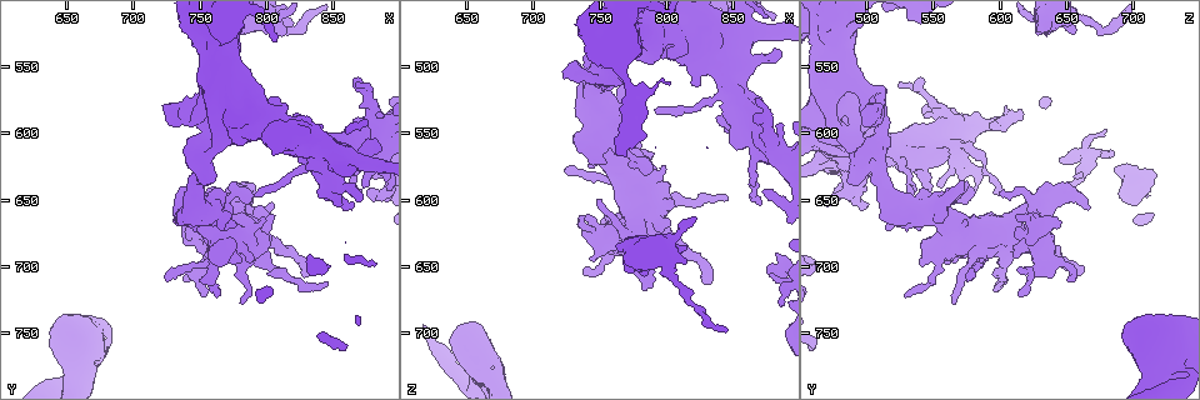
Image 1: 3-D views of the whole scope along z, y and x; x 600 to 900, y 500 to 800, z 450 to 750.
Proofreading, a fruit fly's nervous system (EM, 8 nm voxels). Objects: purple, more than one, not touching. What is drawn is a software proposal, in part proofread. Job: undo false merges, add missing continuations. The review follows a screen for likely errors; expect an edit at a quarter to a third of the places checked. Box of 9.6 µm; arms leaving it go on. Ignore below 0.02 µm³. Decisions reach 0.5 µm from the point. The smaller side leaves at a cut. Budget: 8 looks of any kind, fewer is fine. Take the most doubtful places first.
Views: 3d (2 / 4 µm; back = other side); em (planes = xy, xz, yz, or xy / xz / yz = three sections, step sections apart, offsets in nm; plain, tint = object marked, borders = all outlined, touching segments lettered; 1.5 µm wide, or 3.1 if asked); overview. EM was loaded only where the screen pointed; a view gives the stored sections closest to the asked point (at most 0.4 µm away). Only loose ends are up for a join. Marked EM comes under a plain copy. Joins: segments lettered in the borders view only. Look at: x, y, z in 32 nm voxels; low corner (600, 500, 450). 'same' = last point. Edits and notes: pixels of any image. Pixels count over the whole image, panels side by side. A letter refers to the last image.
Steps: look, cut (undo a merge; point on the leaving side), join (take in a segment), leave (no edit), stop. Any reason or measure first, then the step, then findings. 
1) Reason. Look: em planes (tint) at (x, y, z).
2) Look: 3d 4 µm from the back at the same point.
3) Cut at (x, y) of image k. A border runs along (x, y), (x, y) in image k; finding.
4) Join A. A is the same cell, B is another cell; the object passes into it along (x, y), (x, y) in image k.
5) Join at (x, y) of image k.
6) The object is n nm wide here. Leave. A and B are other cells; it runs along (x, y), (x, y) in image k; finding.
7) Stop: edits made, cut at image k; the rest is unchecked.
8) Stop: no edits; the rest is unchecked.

Tapers out. Look: 3d 4 µm at (752, 644, 600).

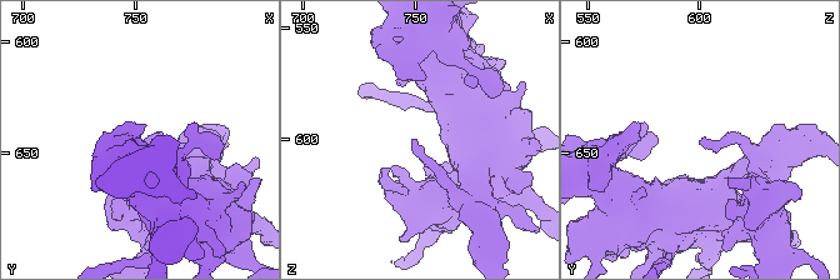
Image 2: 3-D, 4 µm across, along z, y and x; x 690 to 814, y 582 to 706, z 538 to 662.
Look: em xy step 8 (borders) at (750, 645, 599).

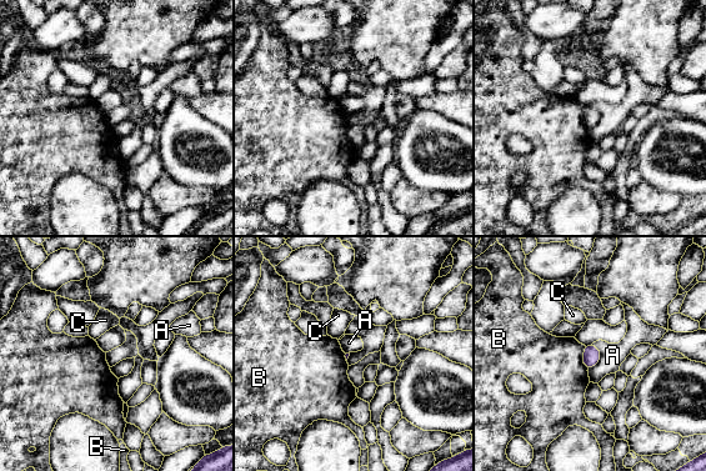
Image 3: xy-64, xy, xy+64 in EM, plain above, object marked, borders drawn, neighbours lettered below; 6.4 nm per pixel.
Leave. A, B and C are other cells; no lettered segment goes on from it.

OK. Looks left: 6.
Sharp bend. Look: 3d 2 µm at (662, 746, 736).

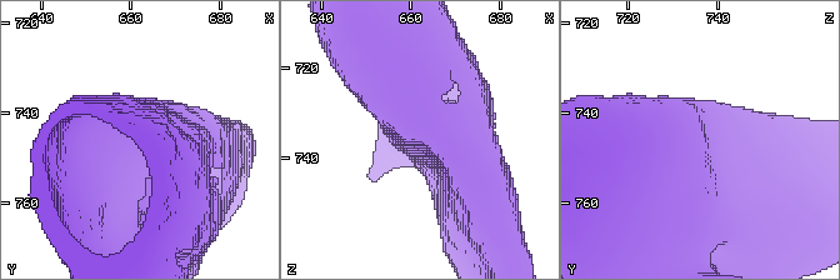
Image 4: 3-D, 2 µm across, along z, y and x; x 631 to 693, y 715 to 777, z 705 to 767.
Look: em planes (tint) at (661, 749, 735).

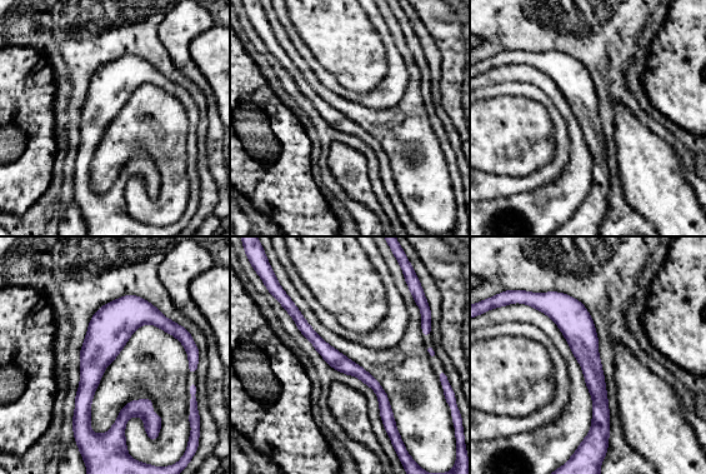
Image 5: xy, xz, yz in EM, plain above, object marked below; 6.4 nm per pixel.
Look: em planes (borders) at the same point.

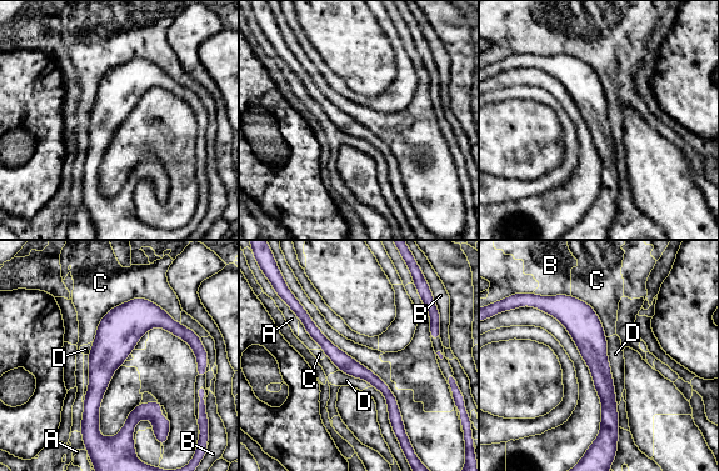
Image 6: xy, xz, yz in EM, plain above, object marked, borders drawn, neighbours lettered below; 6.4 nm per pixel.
Leave. A, B, C and D are other cells; a border runs along (605, 337), (607, 357), (618, 404) in image 6; all the same cell.

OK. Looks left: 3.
Branch stops here. Look: em 3.1 µm planes (borders) at (852, 616, 562).

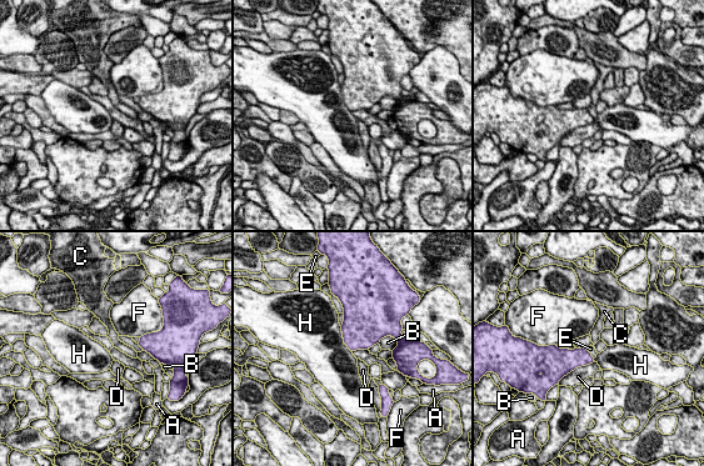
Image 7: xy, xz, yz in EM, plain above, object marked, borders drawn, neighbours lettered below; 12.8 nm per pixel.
Leave. A, B, C, D, E, F and H are other cells; a border runs along (594, 361), (575, 367), (557, 384) in image 7; none of them fits.

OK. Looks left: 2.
Stop: no edits; the rest is unchecked.

